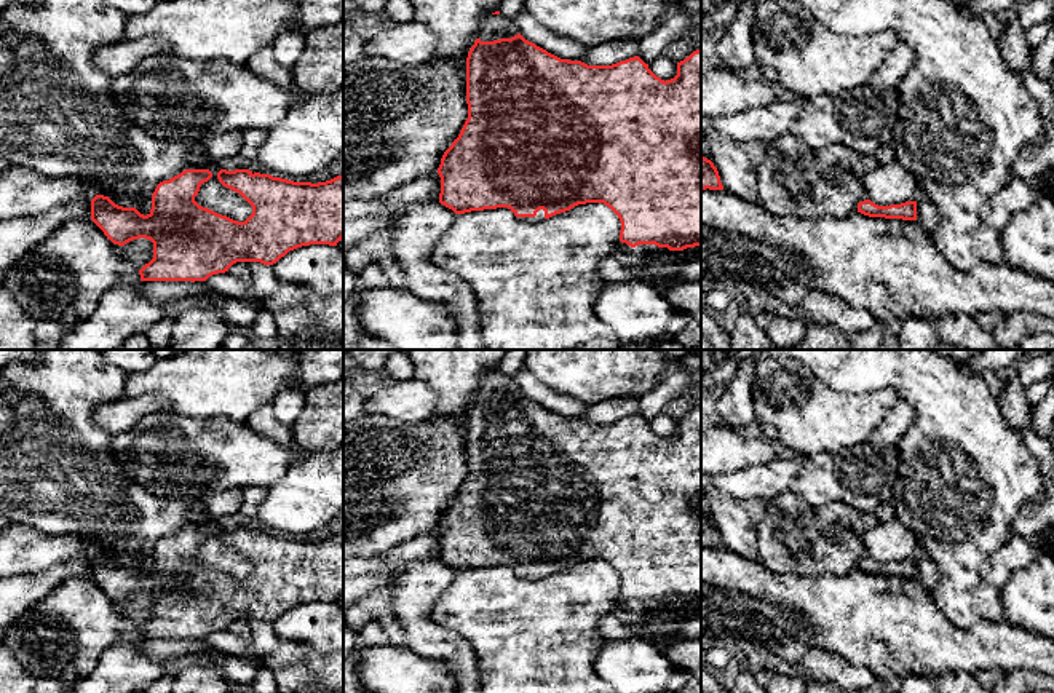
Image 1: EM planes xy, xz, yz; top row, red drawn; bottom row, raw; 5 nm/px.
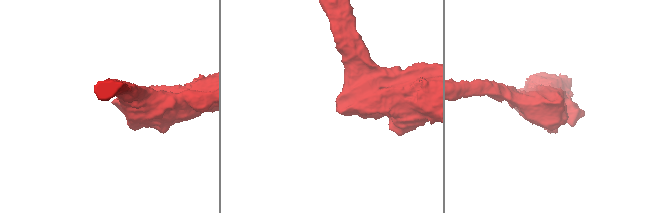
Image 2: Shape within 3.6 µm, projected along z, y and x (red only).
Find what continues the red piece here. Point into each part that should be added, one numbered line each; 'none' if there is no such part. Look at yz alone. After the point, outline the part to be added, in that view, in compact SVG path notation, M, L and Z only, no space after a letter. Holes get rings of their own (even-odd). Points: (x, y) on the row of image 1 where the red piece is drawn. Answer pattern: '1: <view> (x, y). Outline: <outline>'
none

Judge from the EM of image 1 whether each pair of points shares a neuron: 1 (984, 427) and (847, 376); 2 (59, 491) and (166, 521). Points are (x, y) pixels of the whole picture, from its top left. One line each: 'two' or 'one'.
1: one
2: one

